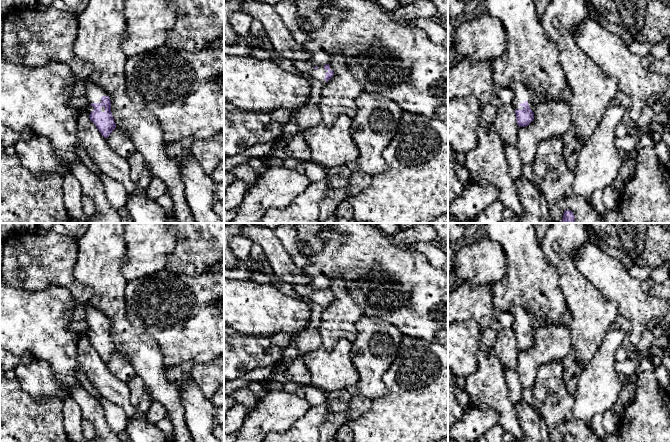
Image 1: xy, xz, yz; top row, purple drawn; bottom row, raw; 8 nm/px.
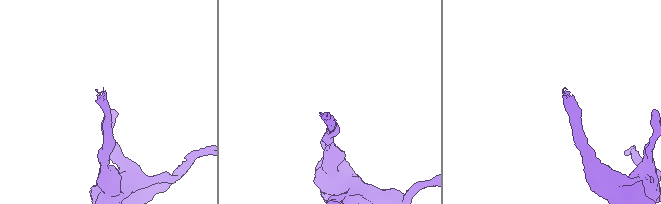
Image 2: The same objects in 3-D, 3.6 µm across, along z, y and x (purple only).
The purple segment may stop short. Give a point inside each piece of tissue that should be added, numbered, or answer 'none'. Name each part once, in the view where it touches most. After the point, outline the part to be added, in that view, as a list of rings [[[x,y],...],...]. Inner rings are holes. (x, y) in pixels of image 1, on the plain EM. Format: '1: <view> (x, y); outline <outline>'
1: xy (94, 316); outline [[[89,302],[84,304],[87,313],[88,328],[85,333],[88,339],[95,333],[91,330],[92,327],[101,327],[101,321],[107,320],[107,316],[99,309],[93,307]]]

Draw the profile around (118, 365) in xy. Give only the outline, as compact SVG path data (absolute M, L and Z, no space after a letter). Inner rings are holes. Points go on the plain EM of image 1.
M116 352L105 362L107 369L118 380L128 384L135 376L135 371L129 361L119 352Z

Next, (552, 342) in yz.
M569 326L536 328L533 345L526 351L518 351L516 371L522 388L533 387L539 366L564 359L571 349L573 345Z

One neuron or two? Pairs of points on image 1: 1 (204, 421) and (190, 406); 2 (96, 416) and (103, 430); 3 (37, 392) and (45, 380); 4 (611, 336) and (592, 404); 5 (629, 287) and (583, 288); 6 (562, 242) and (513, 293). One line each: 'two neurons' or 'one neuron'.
1: one neuron
2: one neuron
3: one neuron
4: one neuron
5: two neurons
6: two neurons

